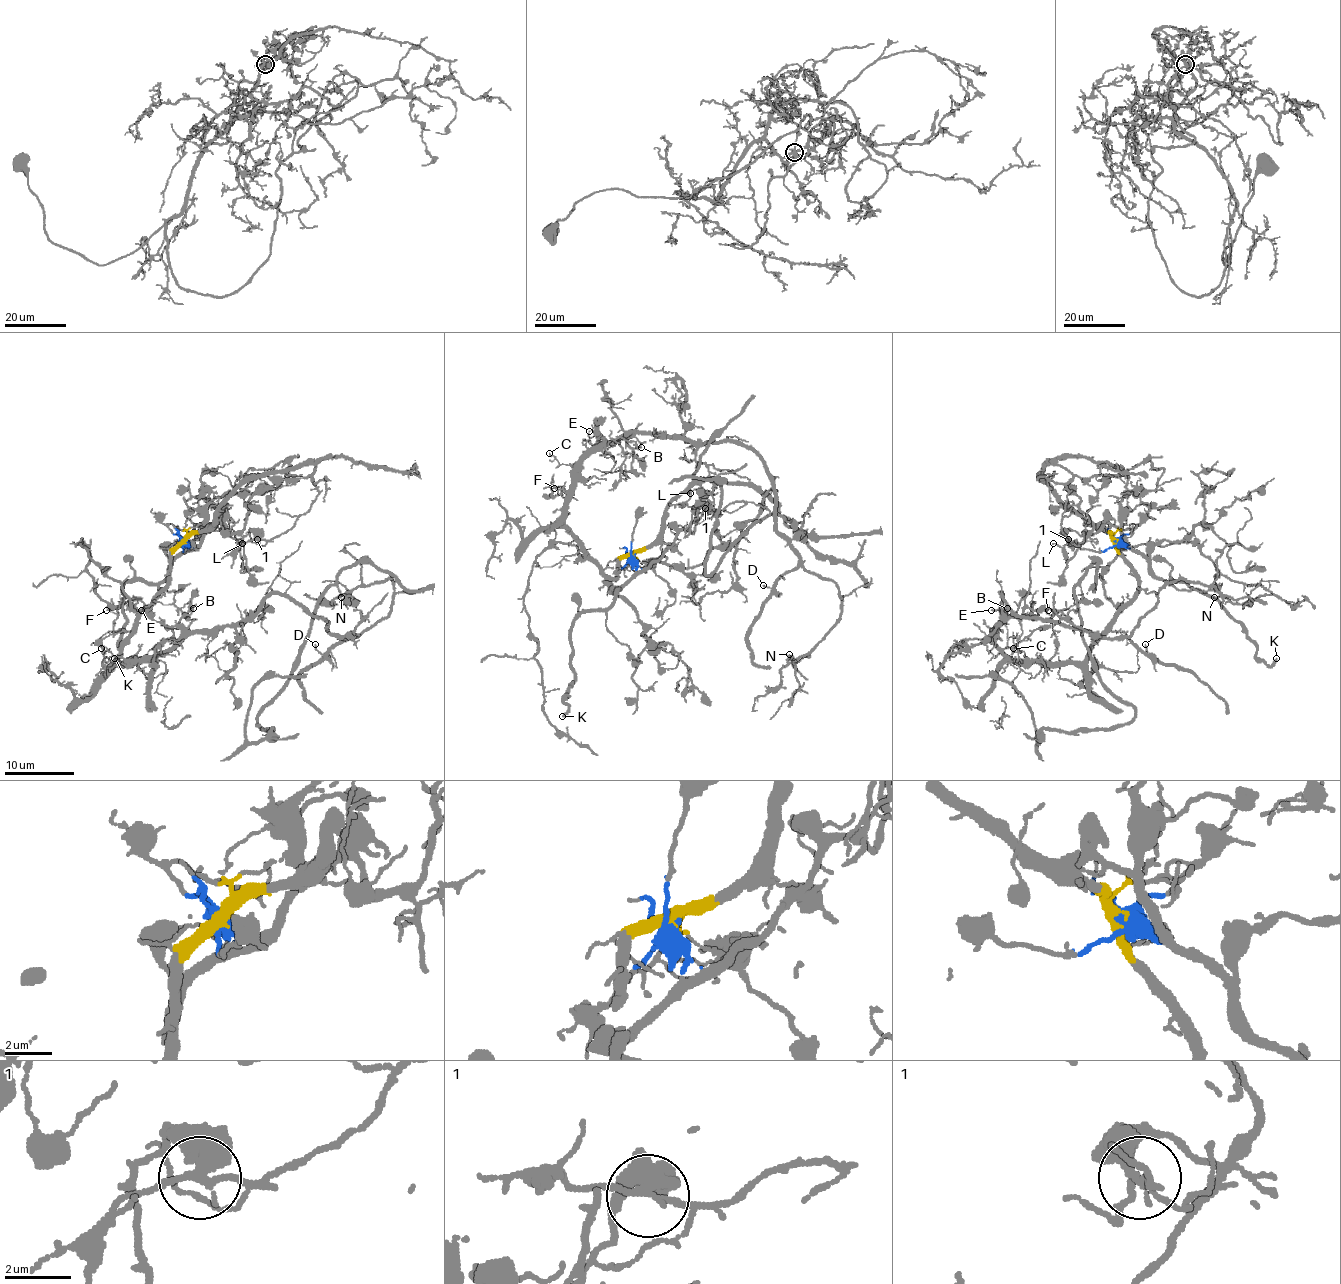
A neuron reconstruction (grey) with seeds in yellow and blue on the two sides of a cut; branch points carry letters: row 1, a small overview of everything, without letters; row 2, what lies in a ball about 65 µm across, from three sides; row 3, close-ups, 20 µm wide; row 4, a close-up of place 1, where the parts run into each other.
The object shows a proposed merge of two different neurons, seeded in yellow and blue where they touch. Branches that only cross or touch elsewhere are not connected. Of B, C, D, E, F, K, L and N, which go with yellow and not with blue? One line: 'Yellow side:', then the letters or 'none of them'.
Yellow side: B, C, D, E, F, L, N

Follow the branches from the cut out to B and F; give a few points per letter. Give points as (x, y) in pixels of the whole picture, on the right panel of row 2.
B: (1114, 541), (1130, 562), (1137, 594), (1081, 662), (1014, 662), (993, 641), (1007, 616), (1007, 608)
F: (1114, 541), (1130, 562), (1137, 594), (1081, 662), (1045, 665), (1056, 651), (1047, 609)

